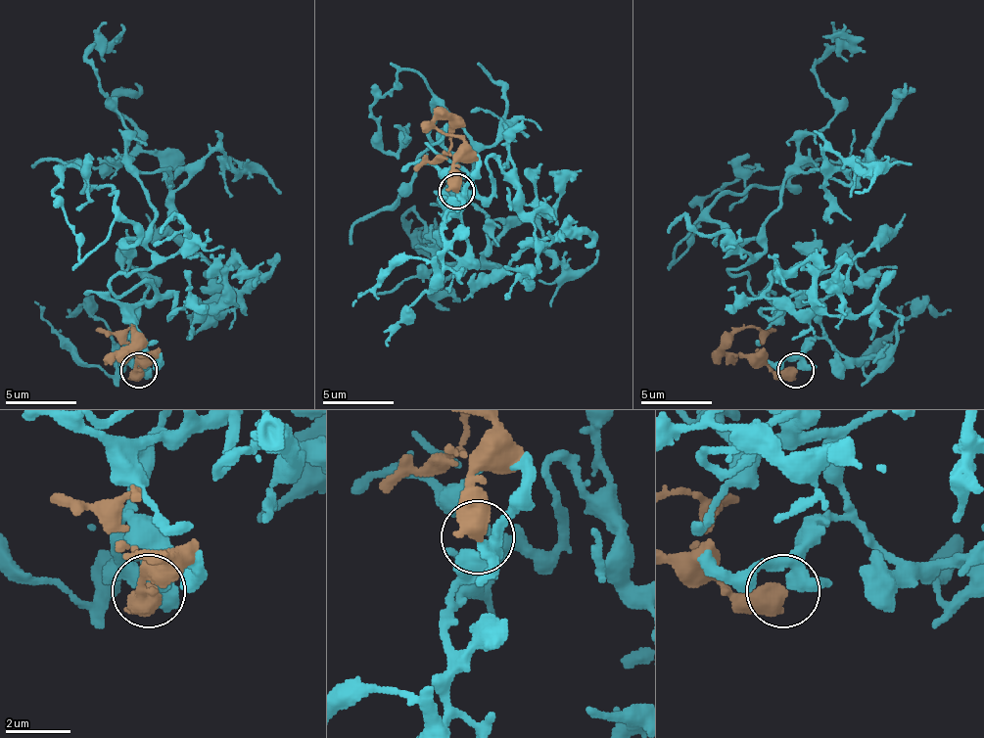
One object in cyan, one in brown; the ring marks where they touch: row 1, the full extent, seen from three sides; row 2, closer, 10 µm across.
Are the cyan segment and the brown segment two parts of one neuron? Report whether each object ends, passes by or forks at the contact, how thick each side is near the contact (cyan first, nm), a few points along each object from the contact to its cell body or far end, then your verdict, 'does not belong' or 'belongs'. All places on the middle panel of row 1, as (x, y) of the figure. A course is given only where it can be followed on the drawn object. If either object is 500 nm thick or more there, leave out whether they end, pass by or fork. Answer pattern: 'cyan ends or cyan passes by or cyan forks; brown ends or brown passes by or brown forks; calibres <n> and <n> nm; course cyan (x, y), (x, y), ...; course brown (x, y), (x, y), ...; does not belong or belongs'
calibres 280 and 650 nm; course cyan (455, 192), (427, 156), (469, 142), (412, 70), (369, 110), (388, 153), (395, 123); course brown (455, 192), (455, 163), (441, 153), (438, 156), (445, 153), (451, 134), (466, 123); does not belong

